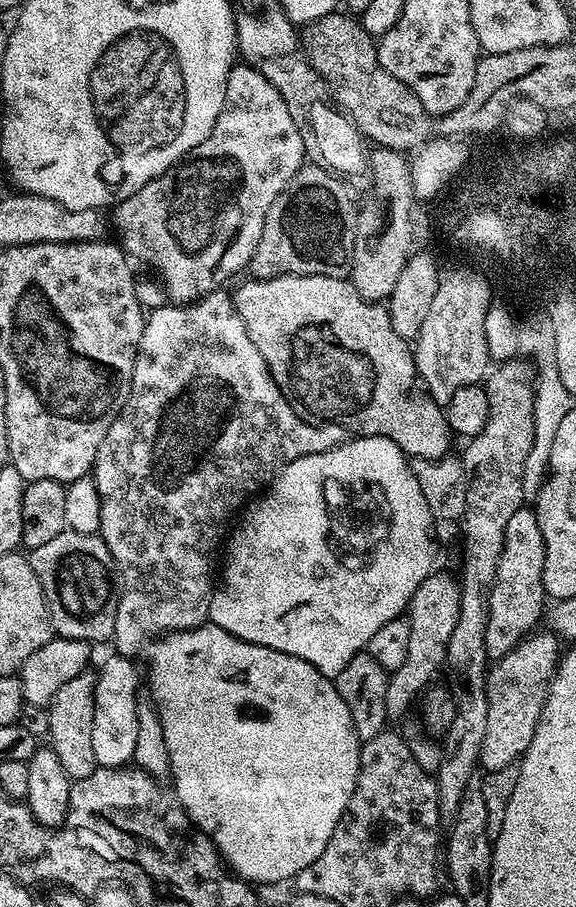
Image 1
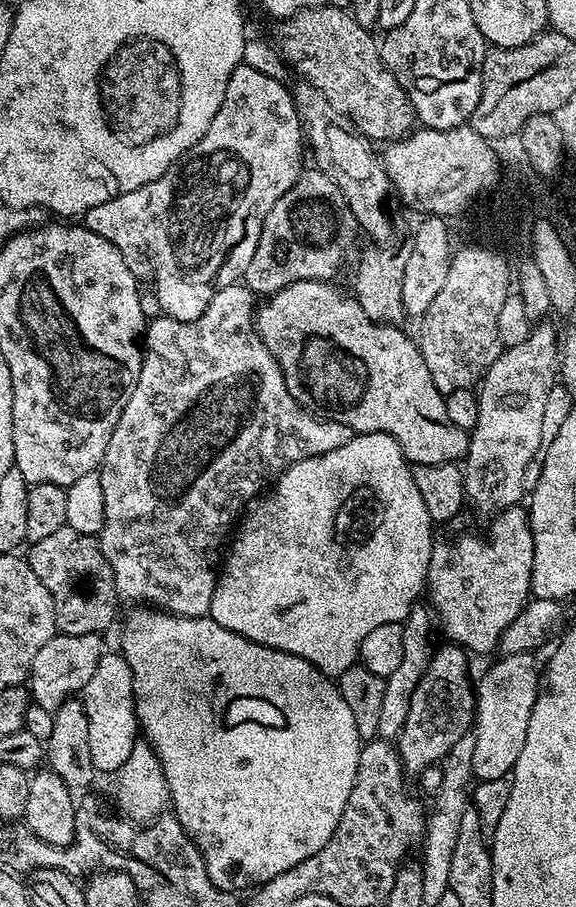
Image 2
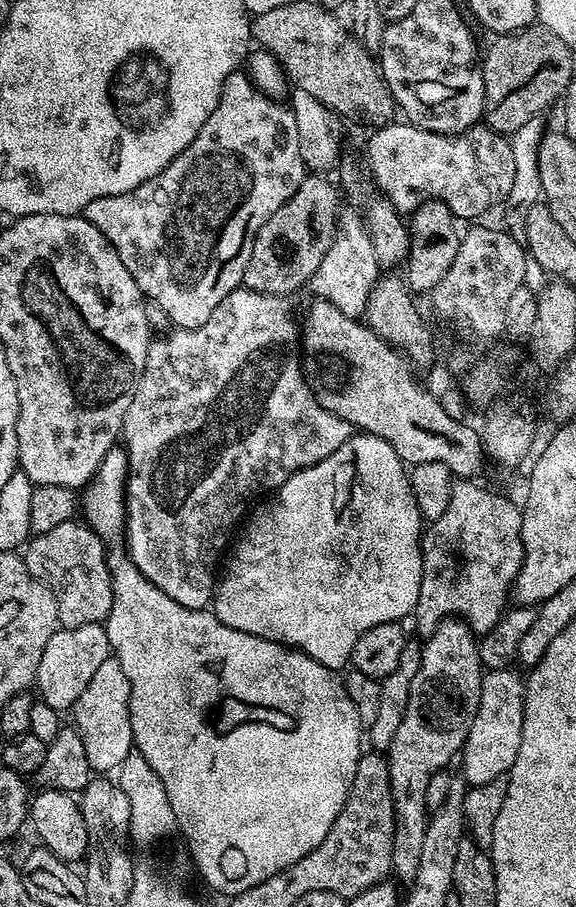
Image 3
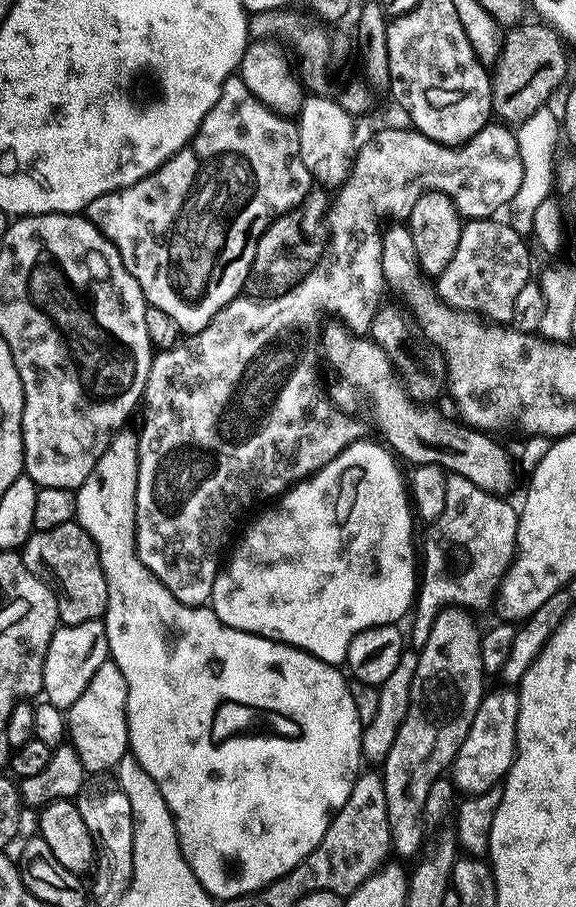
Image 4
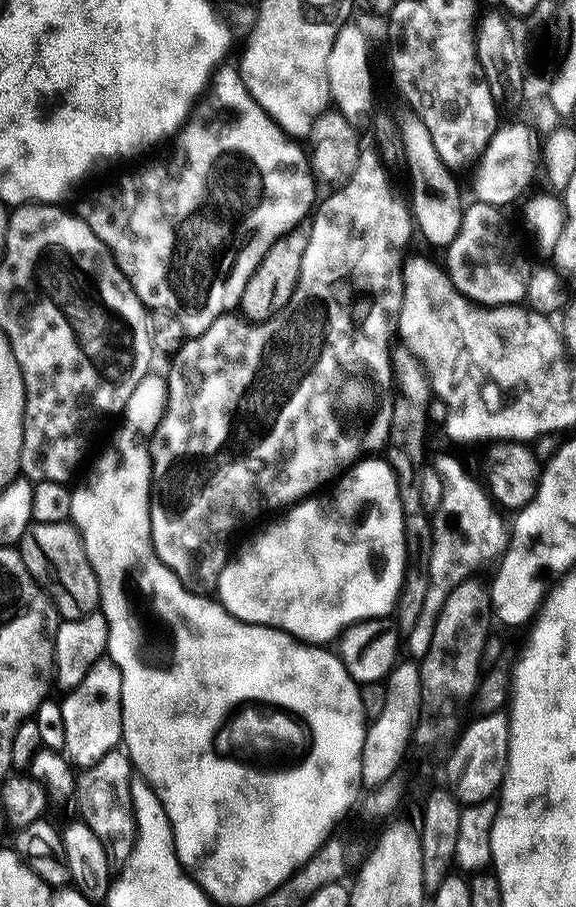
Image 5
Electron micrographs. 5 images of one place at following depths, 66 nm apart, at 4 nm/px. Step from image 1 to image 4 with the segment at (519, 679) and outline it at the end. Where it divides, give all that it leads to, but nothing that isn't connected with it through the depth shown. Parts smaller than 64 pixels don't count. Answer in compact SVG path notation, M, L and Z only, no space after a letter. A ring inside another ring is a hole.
M489 691L484 695L474 722L470 722L470 734L466 734L466 742L462 742L458 754L452 759L450 779L461 793L477 796L490 790L490 786L503 781L514 762L520 698L515 691L504 691L508 692Z

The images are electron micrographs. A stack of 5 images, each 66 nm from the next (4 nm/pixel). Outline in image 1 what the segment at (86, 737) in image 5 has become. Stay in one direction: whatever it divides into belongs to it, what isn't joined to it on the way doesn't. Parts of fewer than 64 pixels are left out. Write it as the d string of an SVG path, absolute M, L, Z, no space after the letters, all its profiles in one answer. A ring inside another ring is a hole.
M112 654L96 672L96 689L94 690L94 758L101 768L123 768L129 763L134 754L134 745L138 738L138 715L136 707L136 690L141 687L142 676L136 673L136 668L127 656Z

